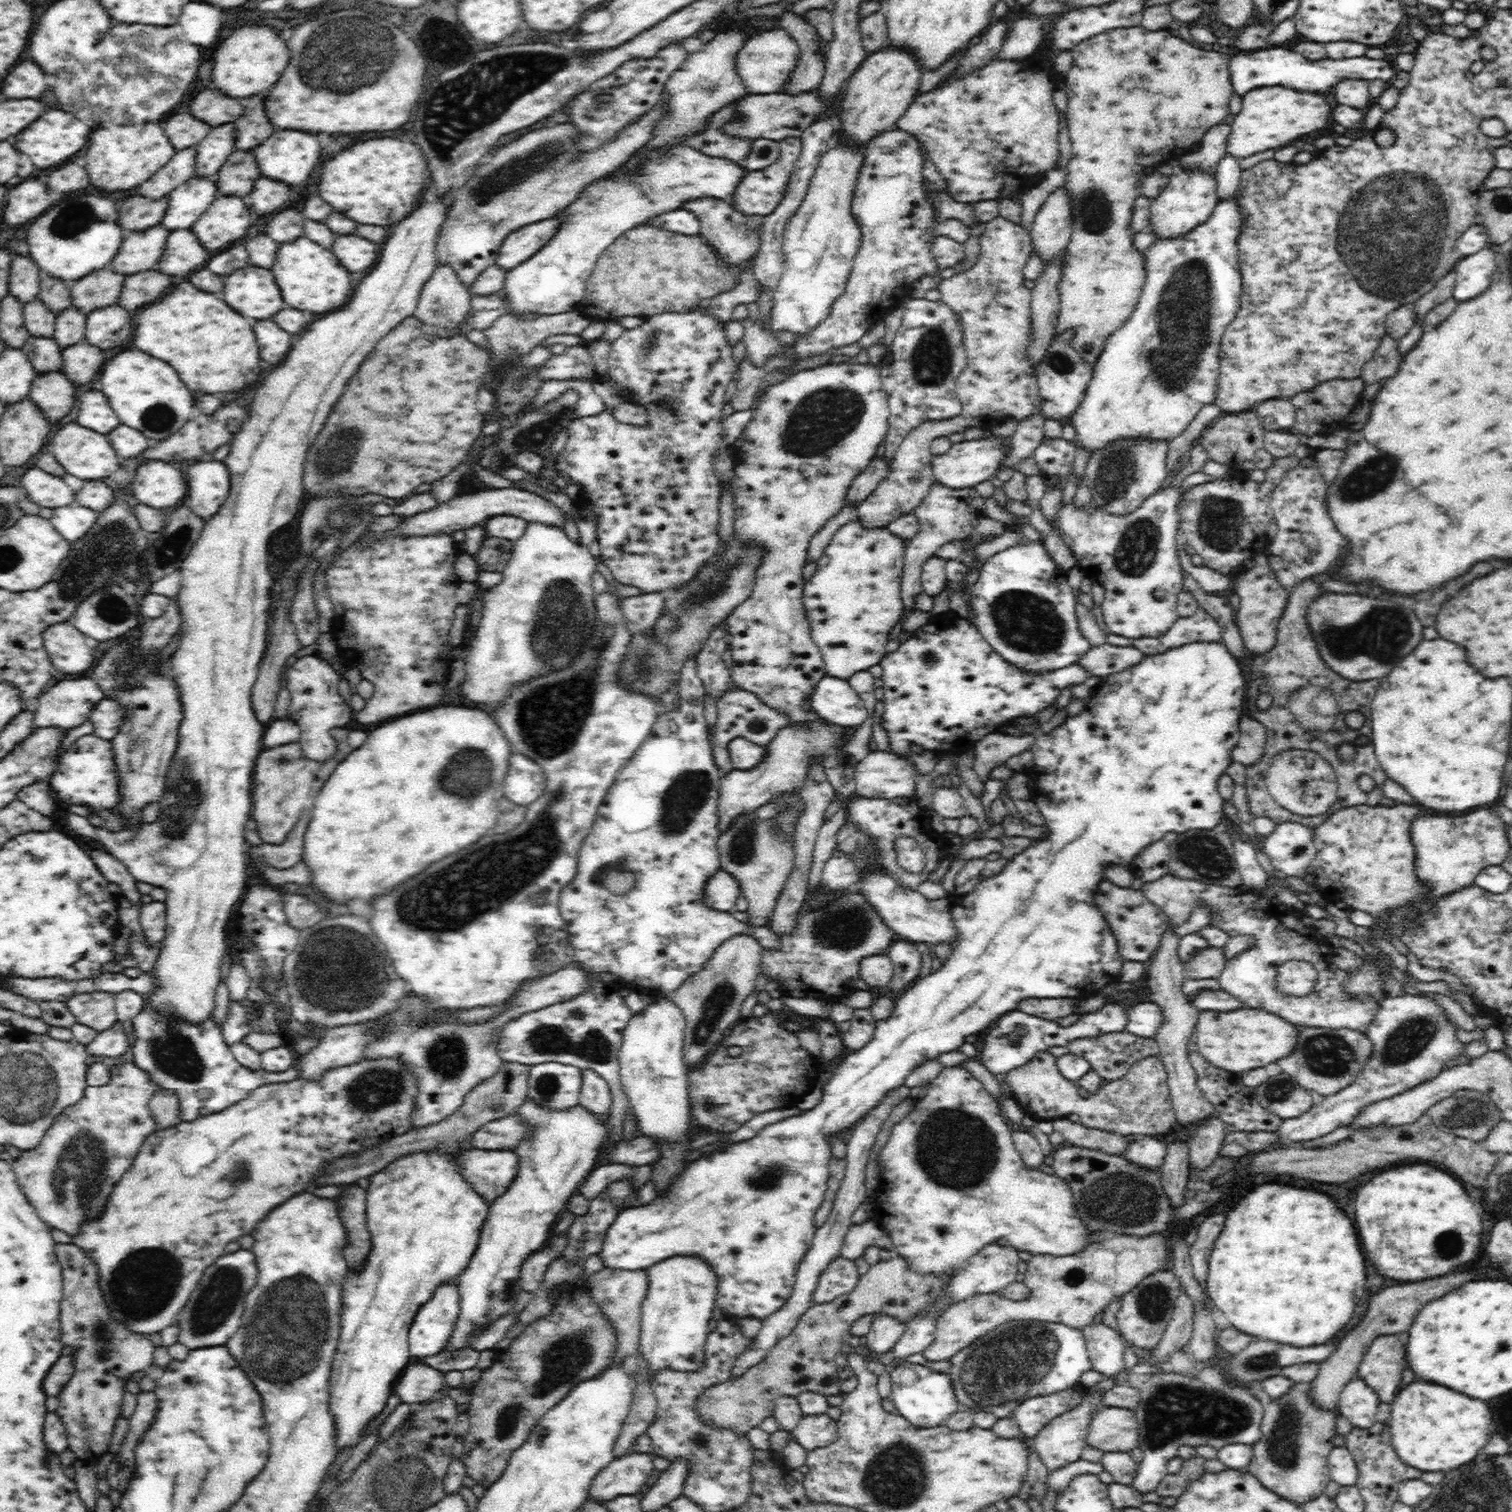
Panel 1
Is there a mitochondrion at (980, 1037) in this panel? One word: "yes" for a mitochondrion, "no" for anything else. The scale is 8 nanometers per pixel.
no

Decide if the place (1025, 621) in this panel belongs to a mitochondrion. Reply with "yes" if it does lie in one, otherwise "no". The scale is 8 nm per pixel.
yes

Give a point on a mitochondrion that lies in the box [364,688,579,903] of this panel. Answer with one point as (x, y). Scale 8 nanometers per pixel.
(457, 778)

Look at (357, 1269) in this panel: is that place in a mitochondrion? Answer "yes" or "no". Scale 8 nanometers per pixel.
no

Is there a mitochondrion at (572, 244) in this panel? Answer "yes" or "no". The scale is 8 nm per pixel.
no

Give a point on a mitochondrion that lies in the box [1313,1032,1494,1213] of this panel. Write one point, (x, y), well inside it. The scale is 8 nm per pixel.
(1466, 1114)

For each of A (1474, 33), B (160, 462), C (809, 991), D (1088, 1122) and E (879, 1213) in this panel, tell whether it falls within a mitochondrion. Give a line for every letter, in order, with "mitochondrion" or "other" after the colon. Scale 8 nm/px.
A: other
B: other
C: other
D: other
E: other

